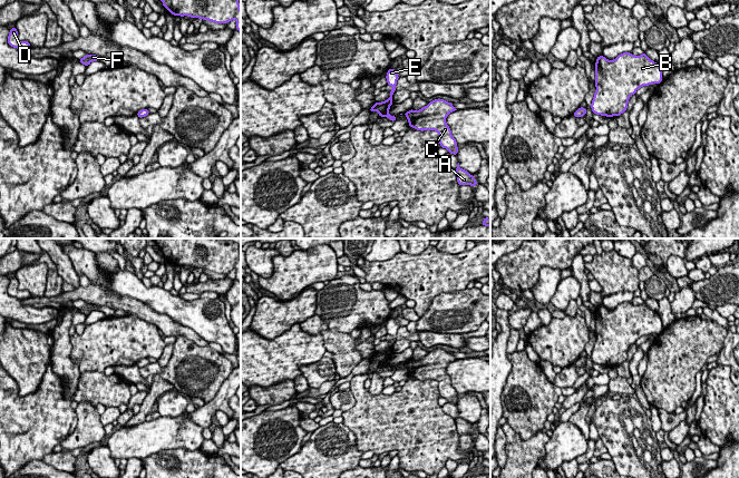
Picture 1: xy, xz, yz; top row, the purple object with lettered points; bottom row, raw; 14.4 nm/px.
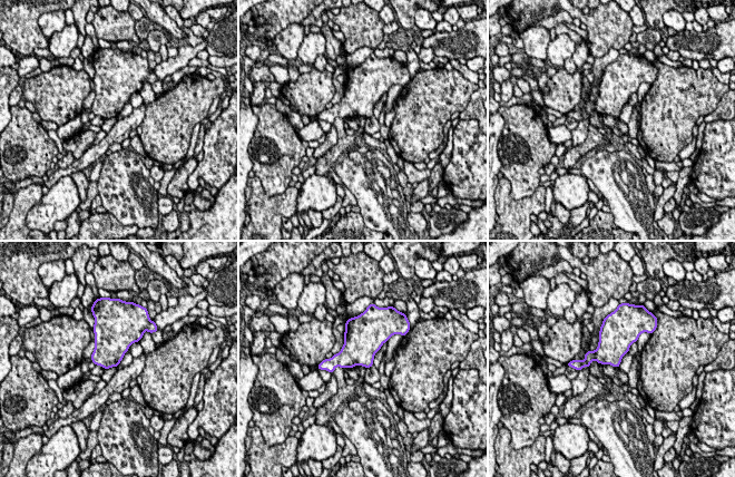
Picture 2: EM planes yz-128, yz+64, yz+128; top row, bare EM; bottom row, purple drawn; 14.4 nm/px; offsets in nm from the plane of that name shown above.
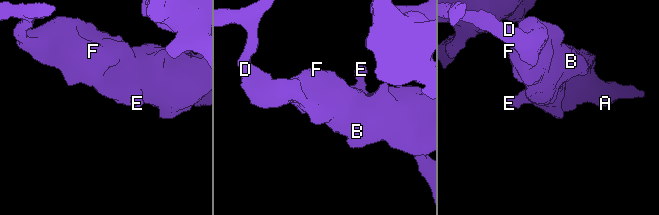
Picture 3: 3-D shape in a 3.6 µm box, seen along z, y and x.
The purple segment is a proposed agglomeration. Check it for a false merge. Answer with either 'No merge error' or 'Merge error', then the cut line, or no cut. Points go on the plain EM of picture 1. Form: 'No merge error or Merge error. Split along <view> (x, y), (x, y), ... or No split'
No merge error. No split

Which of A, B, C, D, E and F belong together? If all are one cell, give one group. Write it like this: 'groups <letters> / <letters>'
groups A B C D E F

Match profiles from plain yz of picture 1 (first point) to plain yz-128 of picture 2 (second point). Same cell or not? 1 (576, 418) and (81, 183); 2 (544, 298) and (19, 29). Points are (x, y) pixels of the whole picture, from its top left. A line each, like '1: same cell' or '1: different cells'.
1: same cell
2: different cells

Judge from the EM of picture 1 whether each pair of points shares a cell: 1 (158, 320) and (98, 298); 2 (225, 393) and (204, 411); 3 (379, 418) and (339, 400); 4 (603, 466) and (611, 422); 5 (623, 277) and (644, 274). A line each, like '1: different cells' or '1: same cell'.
1: same cell
2: same cell
3: different cells
4: different cells
5: different cells

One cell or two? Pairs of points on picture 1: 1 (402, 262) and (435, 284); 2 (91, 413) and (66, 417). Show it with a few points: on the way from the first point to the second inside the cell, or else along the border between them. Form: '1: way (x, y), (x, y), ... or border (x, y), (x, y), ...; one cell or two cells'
1: way (410, 270), (417, 276), (427, 276); one cell
2: border (76, 410), (77, 426), (62, 438); two cells

